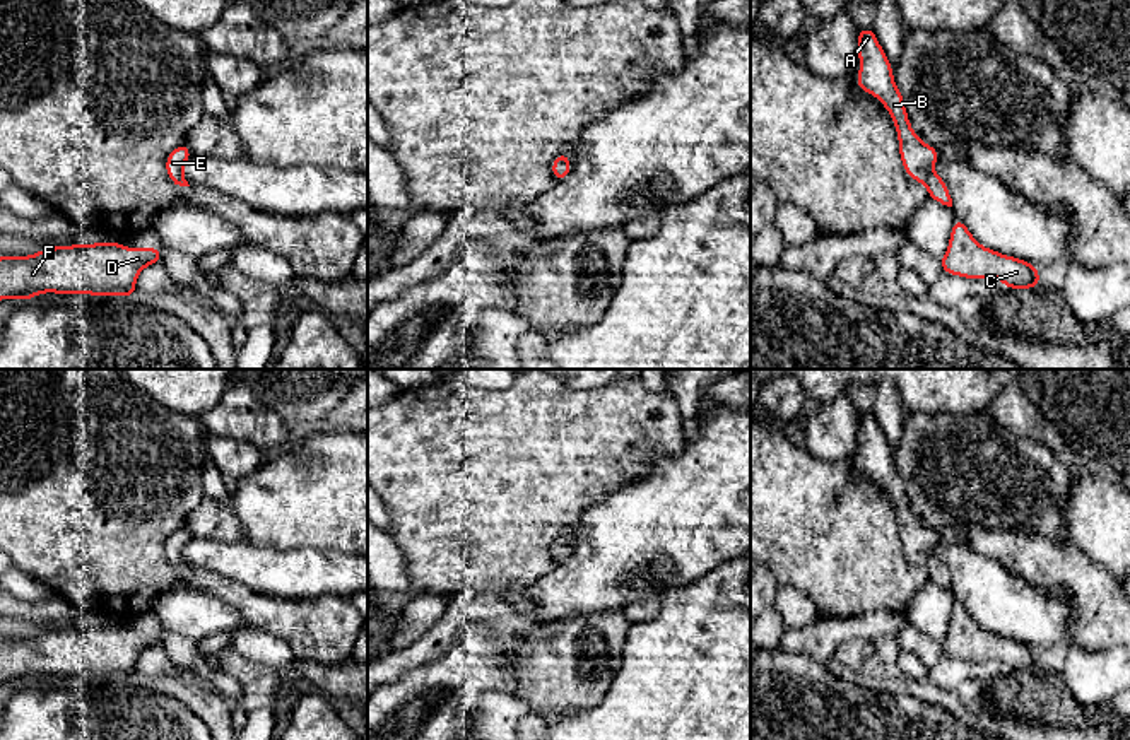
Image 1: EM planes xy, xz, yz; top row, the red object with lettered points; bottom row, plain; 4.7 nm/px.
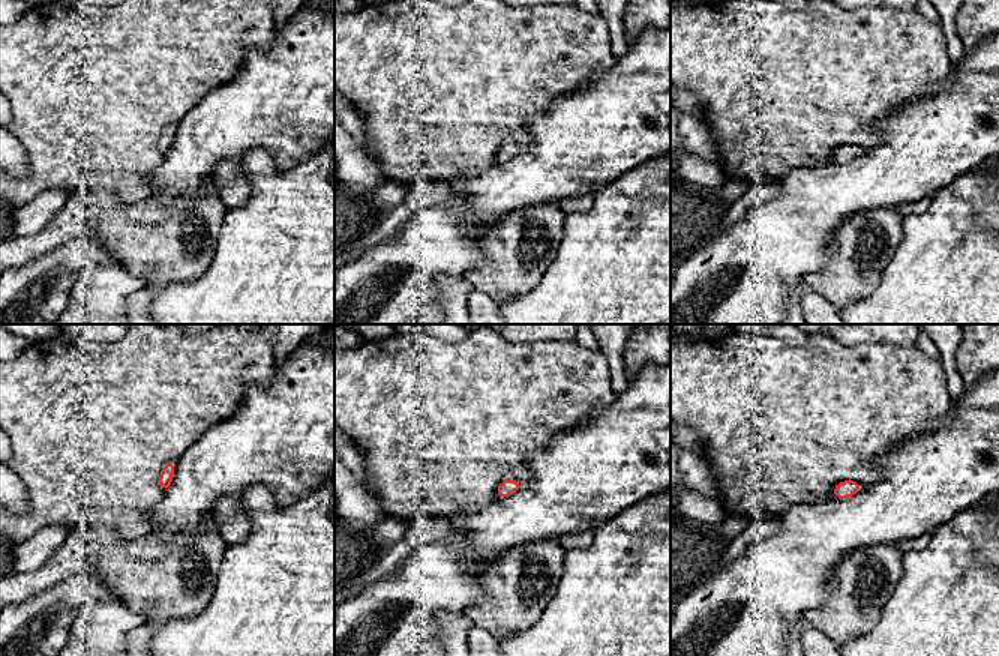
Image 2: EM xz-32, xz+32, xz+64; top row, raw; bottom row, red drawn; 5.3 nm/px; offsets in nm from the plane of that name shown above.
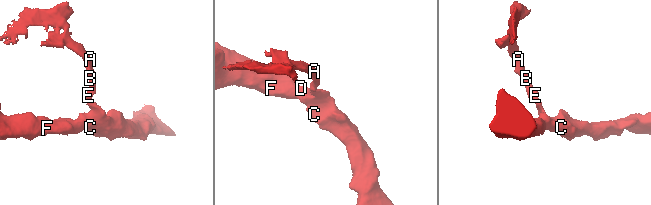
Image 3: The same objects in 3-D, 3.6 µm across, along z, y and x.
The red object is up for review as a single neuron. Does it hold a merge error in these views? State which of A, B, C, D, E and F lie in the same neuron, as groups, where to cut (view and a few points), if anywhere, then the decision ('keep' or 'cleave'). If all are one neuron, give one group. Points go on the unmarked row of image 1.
groups A B C D E F; cut none; keep

